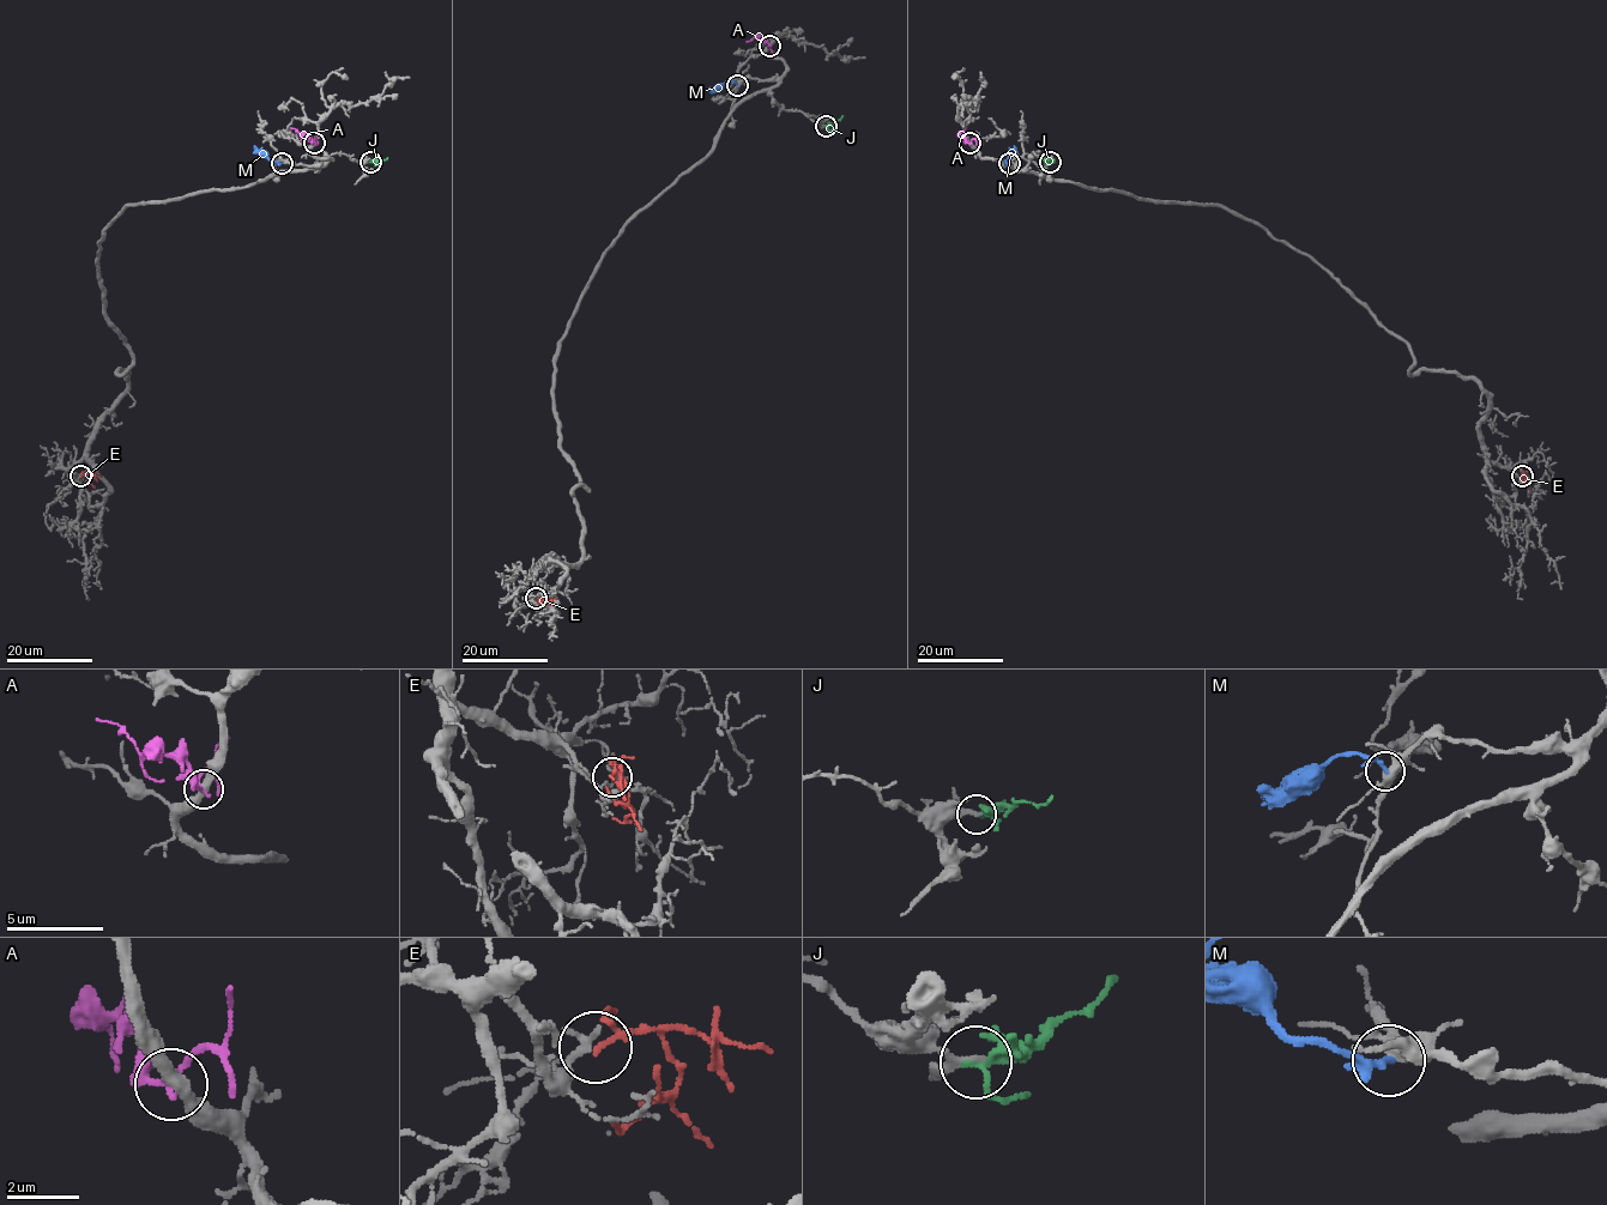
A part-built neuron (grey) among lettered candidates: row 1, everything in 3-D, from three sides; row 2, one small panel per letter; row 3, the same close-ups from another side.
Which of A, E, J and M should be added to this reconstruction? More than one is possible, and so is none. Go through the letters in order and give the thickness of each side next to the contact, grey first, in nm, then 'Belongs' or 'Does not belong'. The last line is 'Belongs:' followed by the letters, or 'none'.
A: Thickness 380 nm (grey) against 180 nm. Does not belong
E: Thickness 180 nm (grey) against 120 nm. Belongs
J: Thickness 170 nm (grey) against 170 nm. Does not belong
M: Thickness 360 nm (grey) against 160 nm. Does not belong
Belongs: E

